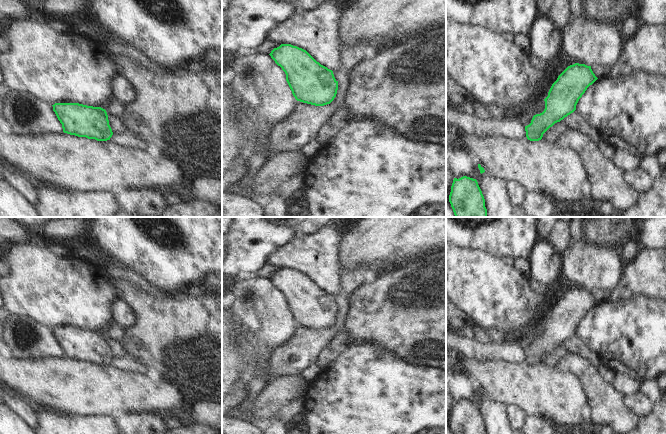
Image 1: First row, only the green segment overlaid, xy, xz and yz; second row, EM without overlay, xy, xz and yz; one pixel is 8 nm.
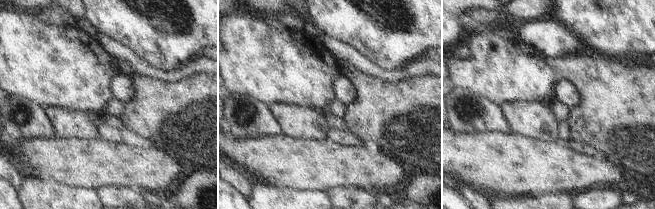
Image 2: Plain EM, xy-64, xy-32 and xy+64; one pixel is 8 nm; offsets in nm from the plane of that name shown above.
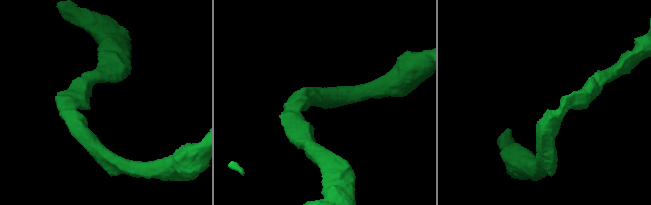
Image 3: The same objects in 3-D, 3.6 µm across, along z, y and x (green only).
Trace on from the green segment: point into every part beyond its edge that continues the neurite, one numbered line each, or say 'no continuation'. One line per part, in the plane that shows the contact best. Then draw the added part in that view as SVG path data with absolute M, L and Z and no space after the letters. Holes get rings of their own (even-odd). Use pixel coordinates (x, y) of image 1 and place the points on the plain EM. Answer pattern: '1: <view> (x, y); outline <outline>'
no continuation

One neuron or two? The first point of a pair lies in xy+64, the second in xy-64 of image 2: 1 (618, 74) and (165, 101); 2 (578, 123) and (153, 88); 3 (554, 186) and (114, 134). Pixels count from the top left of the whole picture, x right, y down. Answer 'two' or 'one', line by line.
1: one
2: one
3: two

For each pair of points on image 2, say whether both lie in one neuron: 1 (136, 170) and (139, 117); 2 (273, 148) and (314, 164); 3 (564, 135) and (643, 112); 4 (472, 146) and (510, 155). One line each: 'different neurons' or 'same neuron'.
1: different neurons
2: same neuron
3: different neurons
4: same neuron

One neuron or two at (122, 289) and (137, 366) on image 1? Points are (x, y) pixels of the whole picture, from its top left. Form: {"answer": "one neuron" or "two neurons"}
{"answer": "two neurons"}

